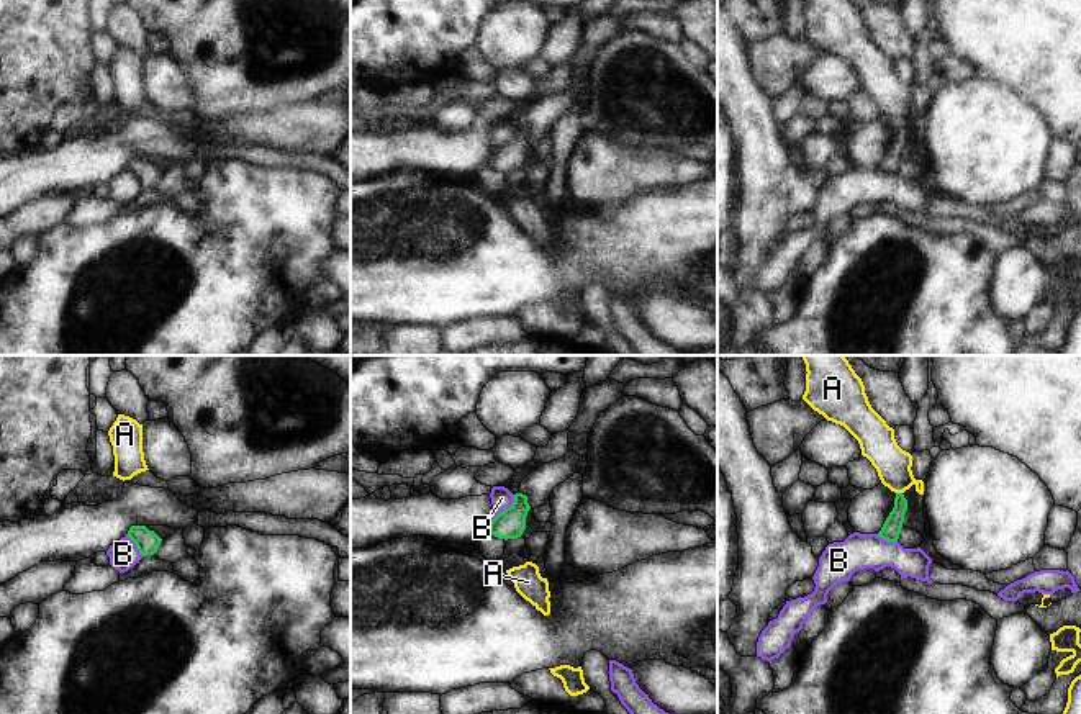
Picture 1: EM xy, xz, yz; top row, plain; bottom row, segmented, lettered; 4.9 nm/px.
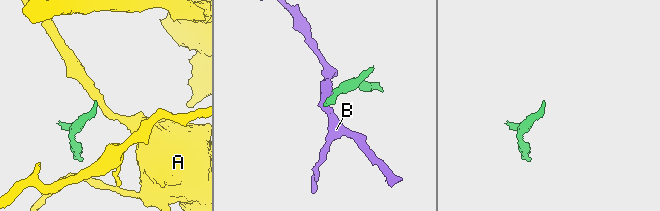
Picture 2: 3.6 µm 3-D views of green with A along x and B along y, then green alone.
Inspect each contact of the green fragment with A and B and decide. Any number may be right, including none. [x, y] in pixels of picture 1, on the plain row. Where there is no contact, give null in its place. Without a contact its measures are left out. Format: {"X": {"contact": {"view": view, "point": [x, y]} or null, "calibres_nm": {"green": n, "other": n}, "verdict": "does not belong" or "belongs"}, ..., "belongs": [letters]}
{"A": {"contact": {"view": "yz", "point": [900, 126]}, "calibres_nm": {"green": 90, "other": 170}, "verdict": "does not belong"}, "B": {"contact": {"view": "xz", "point": [506, 141]}, "calibres_nm": {"green": 140, "other": 110}, "verdict": "does not belong"}, "belongs": []}

